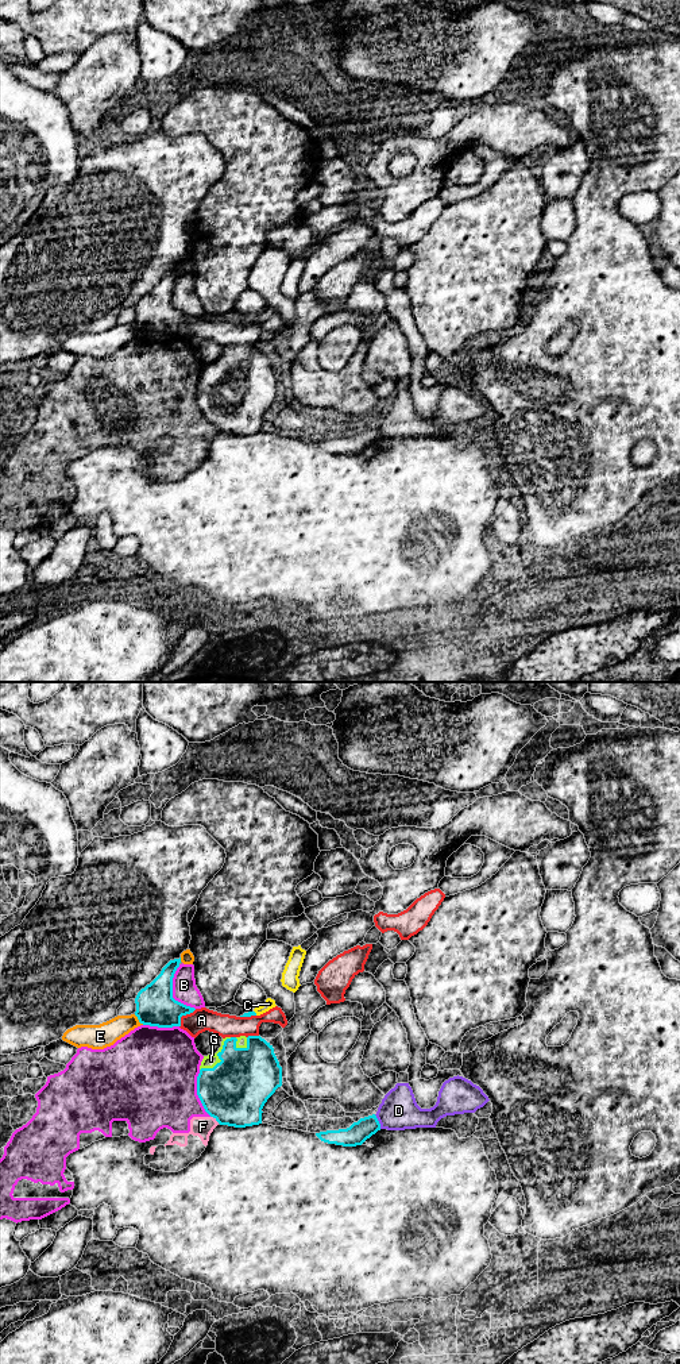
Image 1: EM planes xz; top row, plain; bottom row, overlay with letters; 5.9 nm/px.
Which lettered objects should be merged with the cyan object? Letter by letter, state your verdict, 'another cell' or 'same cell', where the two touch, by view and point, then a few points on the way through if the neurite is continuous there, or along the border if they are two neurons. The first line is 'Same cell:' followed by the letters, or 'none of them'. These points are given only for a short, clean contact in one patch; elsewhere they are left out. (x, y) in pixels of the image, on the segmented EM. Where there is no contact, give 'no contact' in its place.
Same cell: C, G
A: another cell; contact xz (184, 1014)
B: another cell; contact xz (172, 991)
C: same cell; contact xz (255, 1013); way xz (250, 1013), (255, 1013), (269, 1004)
D: another cell; contact xz (378, 1121); border xz (374, 1114), (381, 1128)
E: another cell; contact xz (138, 1018)
F: another cell; contact xz (215, 1117); border xz (211, 1116), (219, 1122)
G: same cell; contact xz (219, 1058)

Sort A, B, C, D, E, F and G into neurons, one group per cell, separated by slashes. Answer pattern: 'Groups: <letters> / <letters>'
Groups: A / B F / C G / D / E

